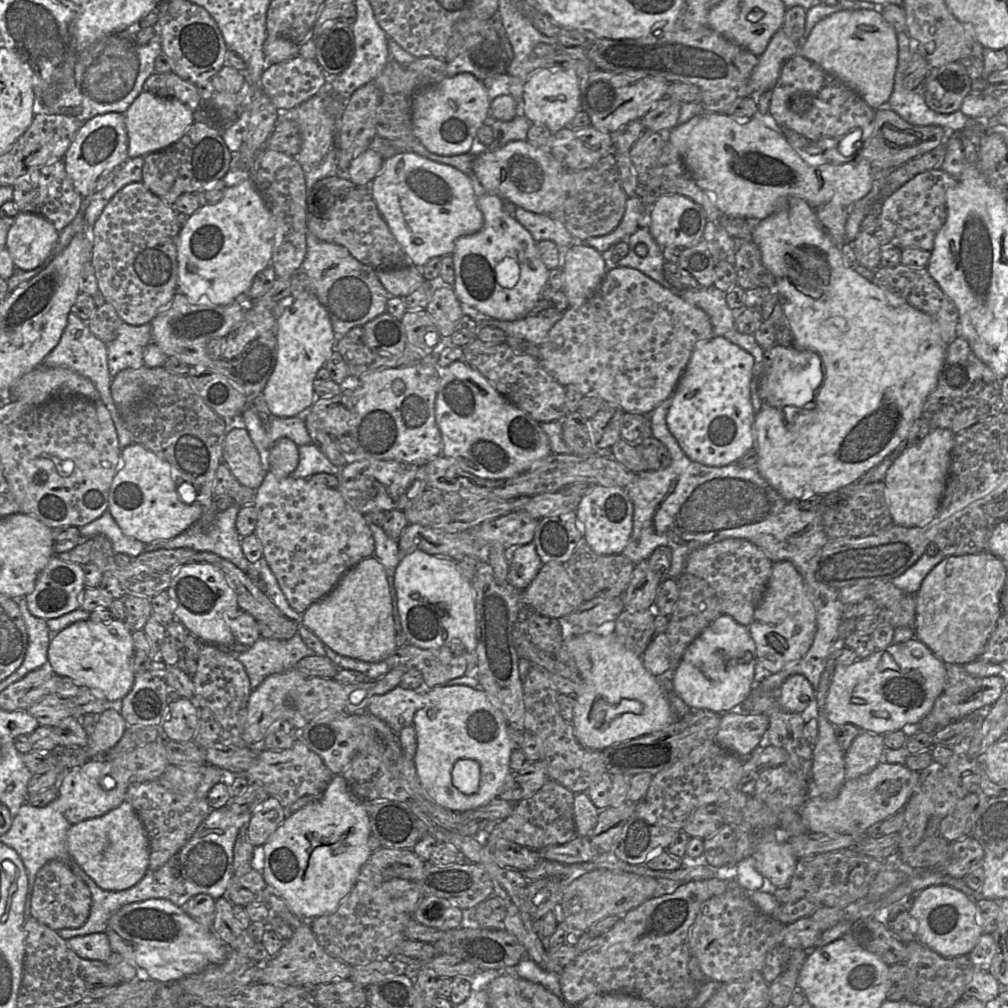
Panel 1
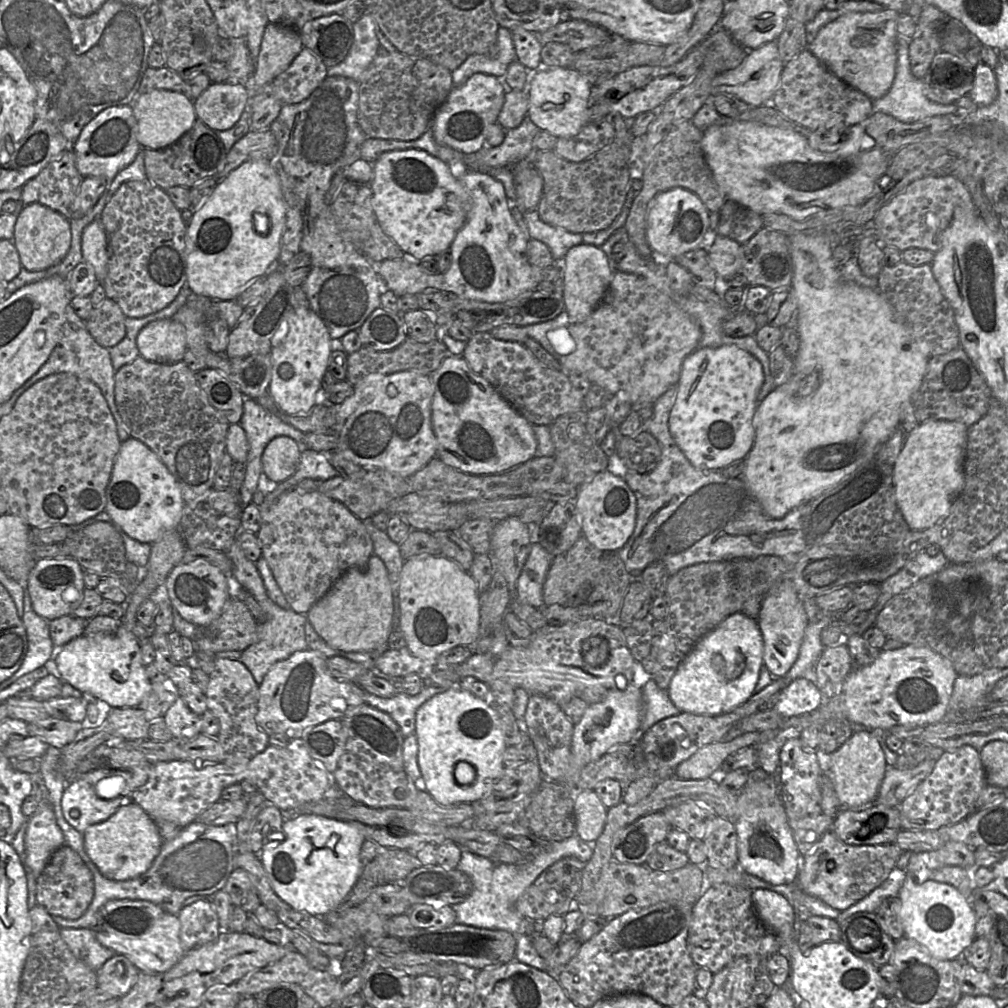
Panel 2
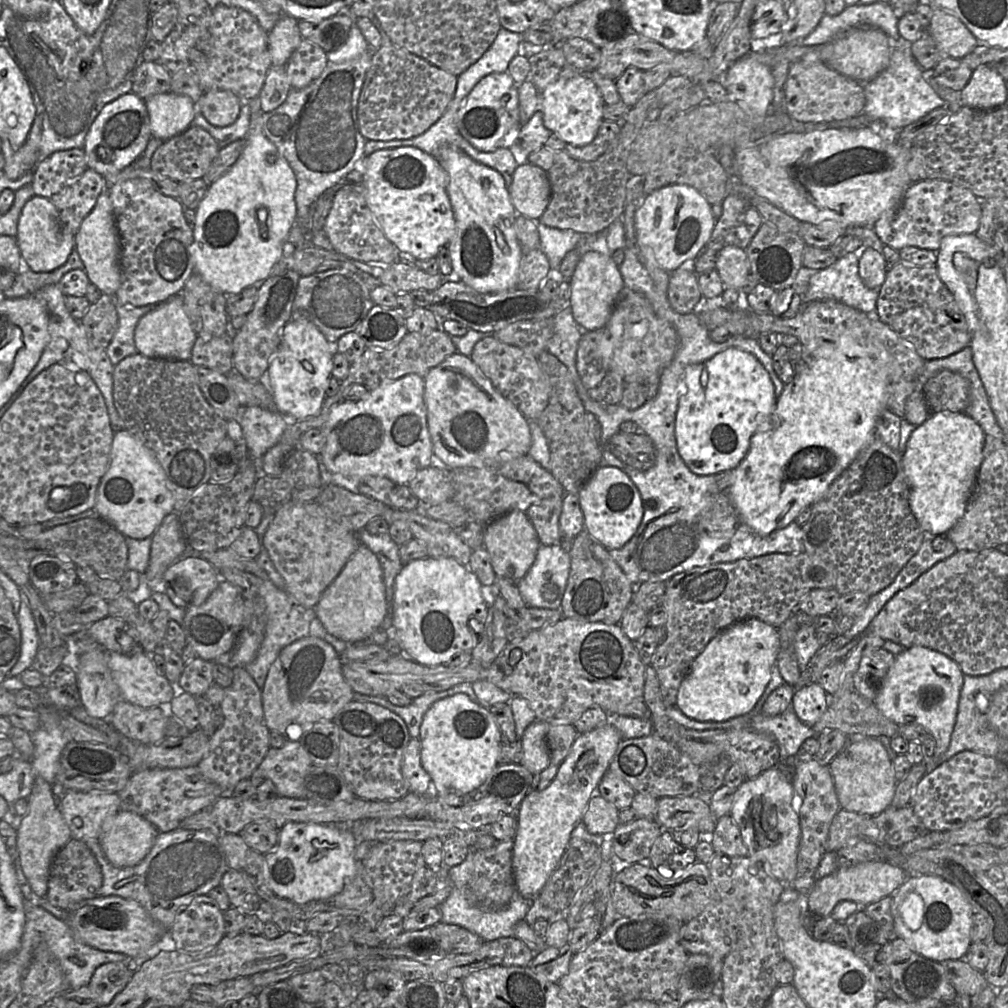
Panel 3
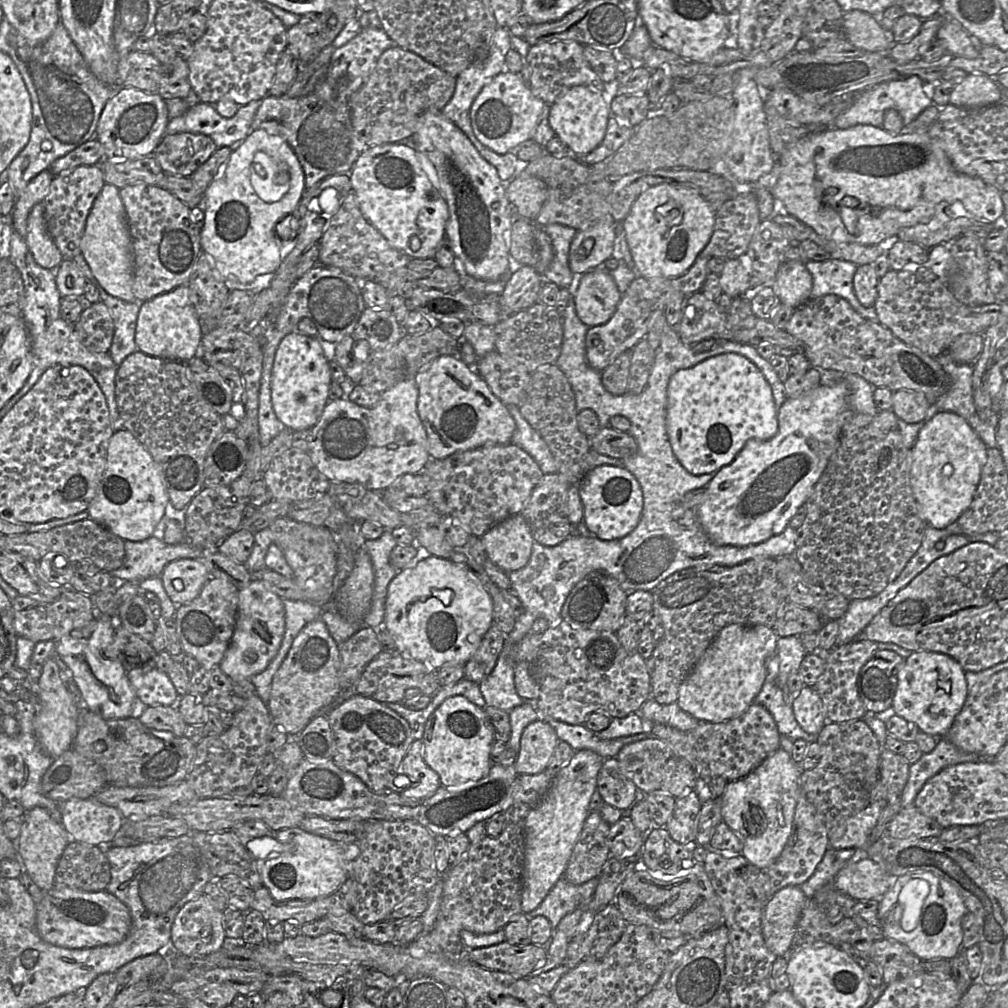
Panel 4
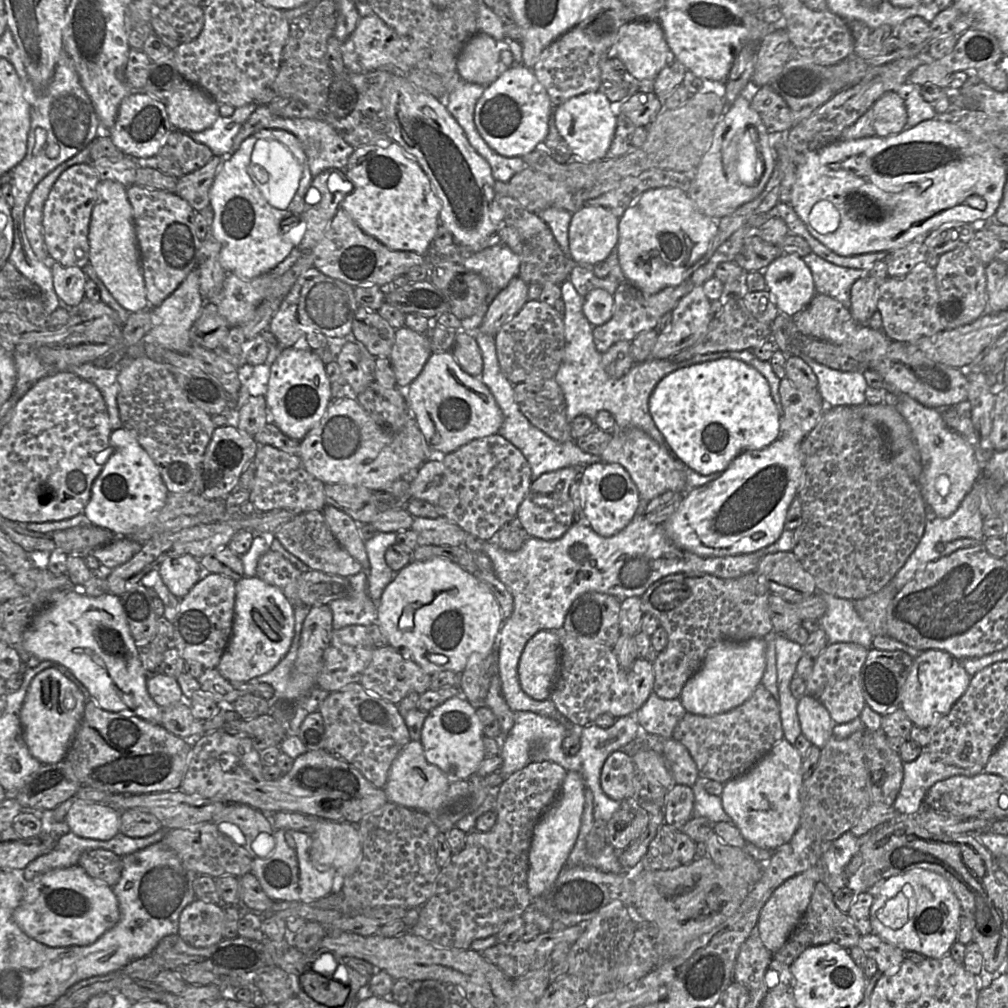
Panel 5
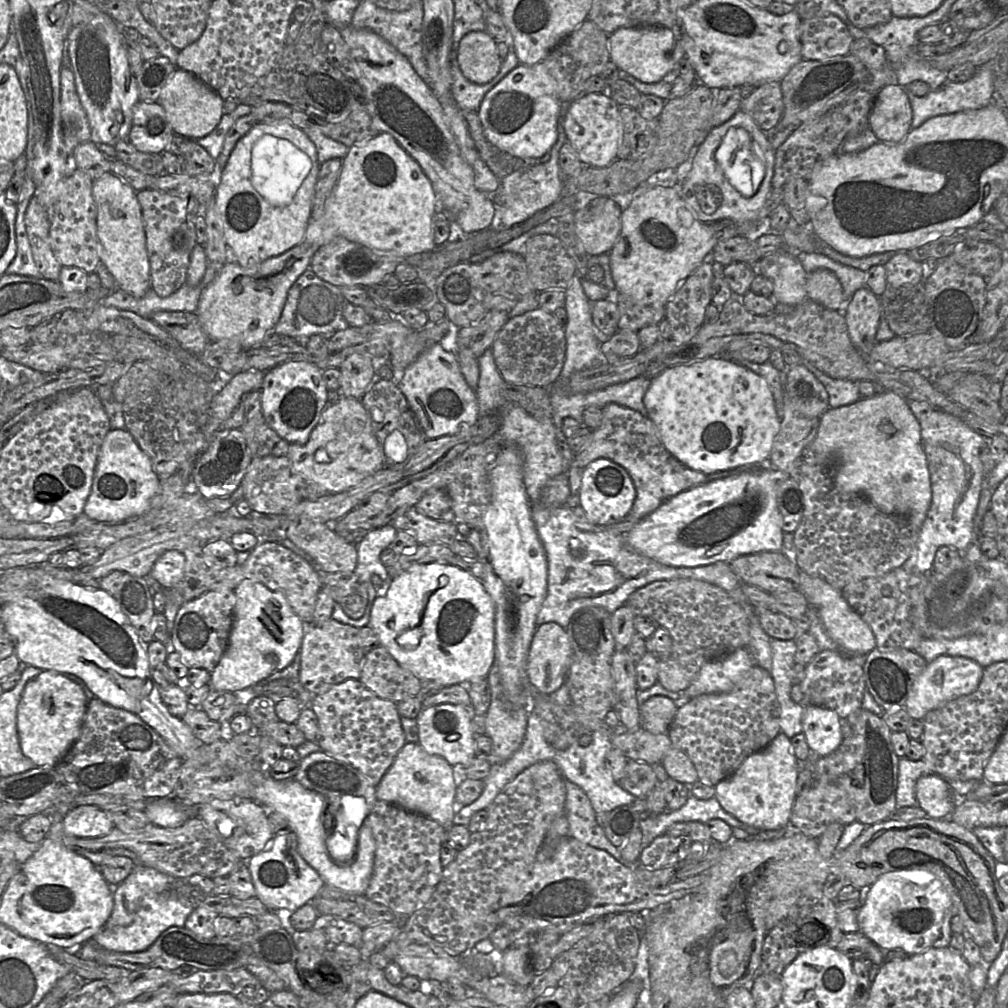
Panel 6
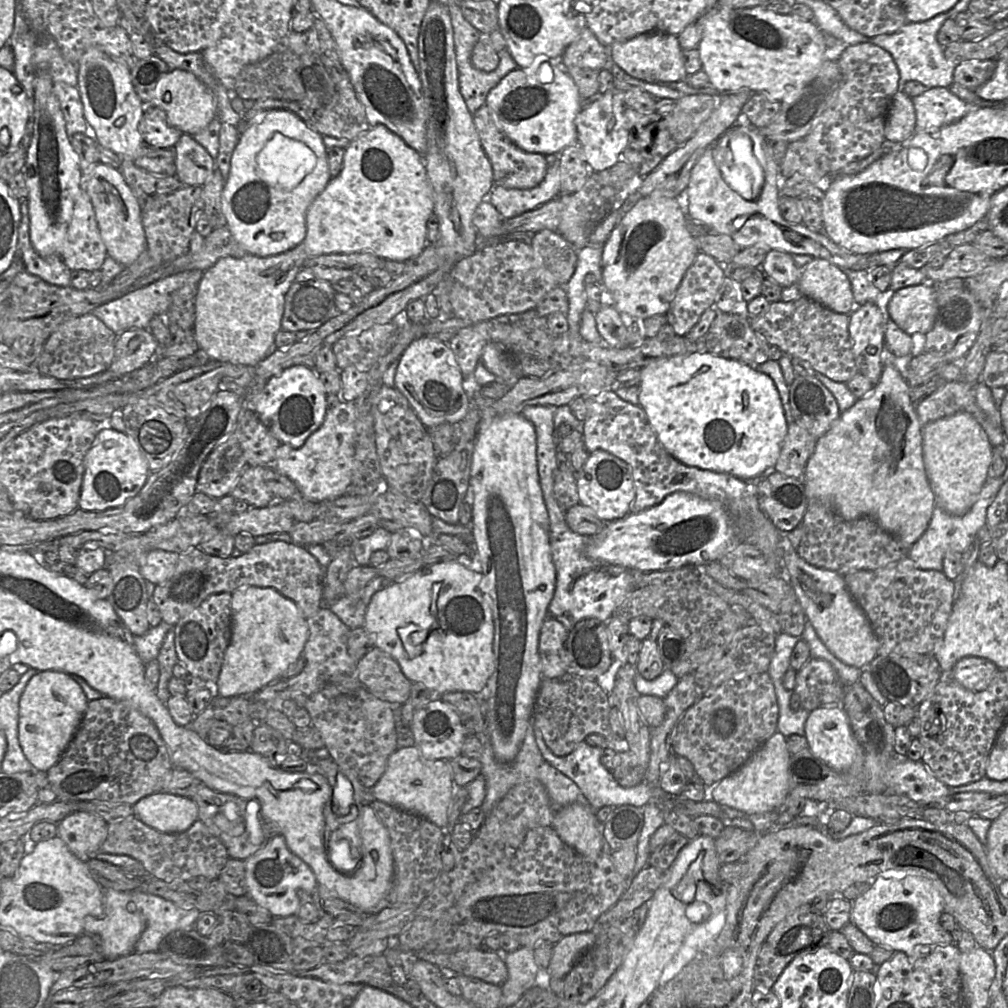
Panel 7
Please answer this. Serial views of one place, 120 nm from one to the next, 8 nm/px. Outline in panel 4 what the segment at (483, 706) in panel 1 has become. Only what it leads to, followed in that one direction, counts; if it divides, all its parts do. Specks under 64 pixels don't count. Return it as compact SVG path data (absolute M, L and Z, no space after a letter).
M462 695L445 699L425 723L422 756L440 778L442 787L460 788L484 778L491 768L490 750L495 741L484 708Z

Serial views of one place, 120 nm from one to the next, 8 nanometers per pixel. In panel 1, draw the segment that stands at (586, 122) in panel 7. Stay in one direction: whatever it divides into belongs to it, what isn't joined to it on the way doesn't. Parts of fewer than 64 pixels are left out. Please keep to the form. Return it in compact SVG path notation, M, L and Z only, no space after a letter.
M539 69L524 83L522 113L533 125L546 126L554 133L565 128L580 110L580 78L573 70Z

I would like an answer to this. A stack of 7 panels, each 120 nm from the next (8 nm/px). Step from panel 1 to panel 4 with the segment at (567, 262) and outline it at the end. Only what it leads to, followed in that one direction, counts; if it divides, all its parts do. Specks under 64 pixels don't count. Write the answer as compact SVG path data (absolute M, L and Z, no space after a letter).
M602 267L589 270L580 279L574 295L576 313L580 320L588 327L605 324L614 314L622 293L610 274L610 271Z

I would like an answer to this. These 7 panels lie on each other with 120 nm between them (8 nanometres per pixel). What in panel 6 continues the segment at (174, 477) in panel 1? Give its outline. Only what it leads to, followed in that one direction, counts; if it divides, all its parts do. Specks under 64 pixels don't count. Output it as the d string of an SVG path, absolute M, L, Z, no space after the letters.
M110 429L100 447L92 487L83 513L103 524L116 524L142 516L149 510L150 502L159 491L160 477L153 470L149 456L138 446L126 429Z

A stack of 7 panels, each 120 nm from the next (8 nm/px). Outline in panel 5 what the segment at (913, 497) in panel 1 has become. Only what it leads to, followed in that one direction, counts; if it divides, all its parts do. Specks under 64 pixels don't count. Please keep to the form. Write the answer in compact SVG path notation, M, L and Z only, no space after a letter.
M947 427L940 434L939 444L931 450L929 462L923 466L918 485L926 506L932 508L938 517L948 518L957 510L980 476L981 466L974 446Z

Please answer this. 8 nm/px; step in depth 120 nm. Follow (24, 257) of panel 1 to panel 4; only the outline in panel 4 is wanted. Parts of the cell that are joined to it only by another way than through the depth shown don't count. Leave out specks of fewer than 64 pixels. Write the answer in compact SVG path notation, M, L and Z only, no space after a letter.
M43 202L36 204L28 216L25 242L41 267L54 271L63 261L61 252L47 230Z

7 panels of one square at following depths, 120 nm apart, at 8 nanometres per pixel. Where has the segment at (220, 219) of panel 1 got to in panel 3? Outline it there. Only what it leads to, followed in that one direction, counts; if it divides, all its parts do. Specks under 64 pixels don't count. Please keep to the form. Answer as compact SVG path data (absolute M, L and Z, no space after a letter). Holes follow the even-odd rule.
M253 126L245 140L237 161L209 185L195 209L192 226L194 272L225 295L238 294L270 275L273 266L282 257L284 242L296 223L297 182L289 163L259 127ZM258 210L266 210L268 214L263 237Z

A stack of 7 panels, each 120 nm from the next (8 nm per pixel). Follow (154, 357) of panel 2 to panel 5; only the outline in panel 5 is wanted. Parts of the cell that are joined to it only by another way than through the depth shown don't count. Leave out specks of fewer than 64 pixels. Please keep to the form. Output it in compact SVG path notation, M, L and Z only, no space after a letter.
M192 270L184 281L160 305L151 307L151 329L142 342L159 345L167 350L186 353L191 345L190 330L206 301L200 293L199 274Z

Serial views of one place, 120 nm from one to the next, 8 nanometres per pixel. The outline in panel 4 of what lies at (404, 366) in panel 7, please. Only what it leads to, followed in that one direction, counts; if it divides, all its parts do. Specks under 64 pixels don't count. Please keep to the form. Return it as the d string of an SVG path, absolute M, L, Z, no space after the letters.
M458 355L436 358L415 376L415 380L419 389L417 409L427 432L430 459L444 459L456 452L484 445L511 443L516 423L508 406L493 394L474 367L464 363Z

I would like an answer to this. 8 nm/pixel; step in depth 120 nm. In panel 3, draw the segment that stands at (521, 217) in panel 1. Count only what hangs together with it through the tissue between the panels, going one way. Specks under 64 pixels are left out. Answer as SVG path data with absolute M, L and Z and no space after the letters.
M535 221L535 223L537 226L538 232L539 232L540 249L544 252L544 254L546 255L546 257L549 261L551 272L556 271L558 269L560 263L562 262L562 260L566 256L566 254L569 251L577 248L586 239L586 236L596 236L596 235L583 235L582 233L576 232L574 230L557 229L554 227L549 227L549 226L544 225L540 221Z

